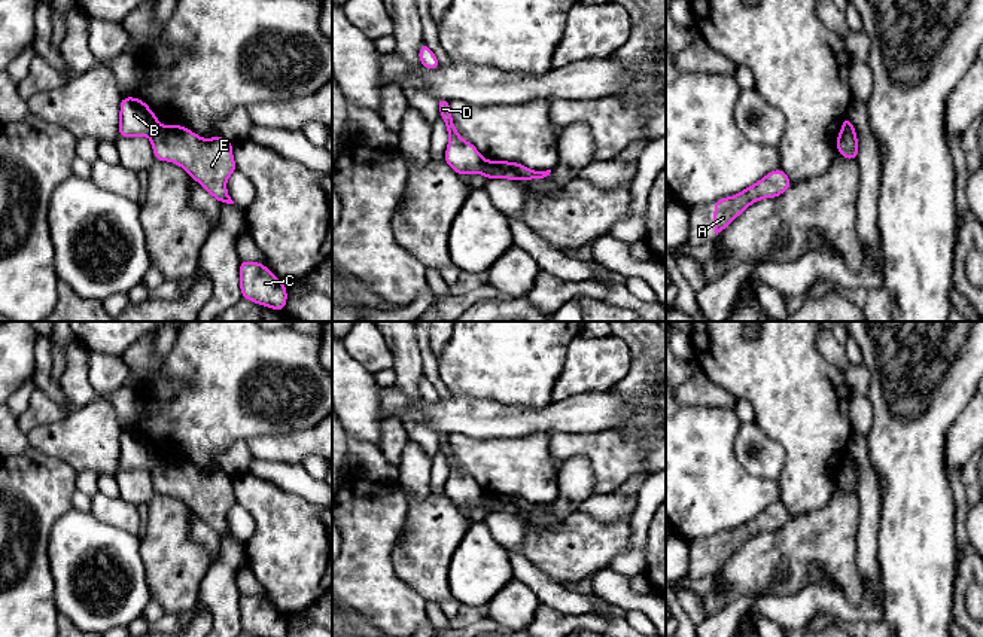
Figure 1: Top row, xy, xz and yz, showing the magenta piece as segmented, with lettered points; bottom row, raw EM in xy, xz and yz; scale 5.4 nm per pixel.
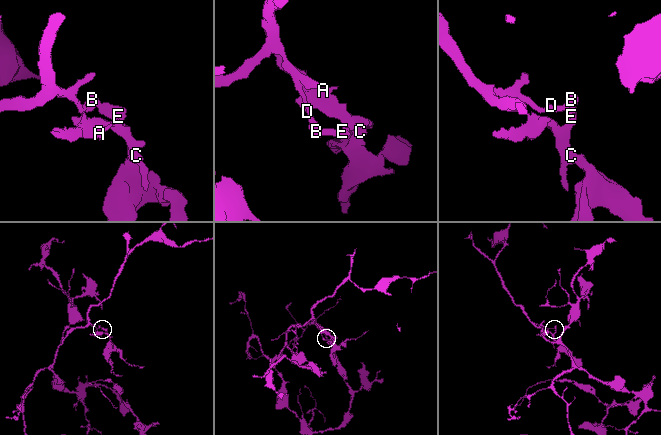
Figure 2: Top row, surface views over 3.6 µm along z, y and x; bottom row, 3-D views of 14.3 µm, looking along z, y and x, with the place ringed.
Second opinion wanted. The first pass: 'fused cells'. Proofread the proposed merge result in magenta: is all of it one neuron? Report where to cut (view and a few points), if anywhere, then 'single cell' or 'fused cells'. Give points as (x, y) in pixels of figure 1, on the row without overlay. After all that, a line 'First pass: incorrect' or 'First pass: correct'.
cut in xz along (484, 494), (487, 509); fused cells
First pass: correct

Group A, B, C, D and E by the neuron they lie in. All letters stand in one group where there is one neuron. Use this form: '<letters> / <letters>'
A C E / B D

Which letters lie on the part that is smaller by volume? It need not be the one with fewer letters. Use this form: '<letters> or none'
A, C, E

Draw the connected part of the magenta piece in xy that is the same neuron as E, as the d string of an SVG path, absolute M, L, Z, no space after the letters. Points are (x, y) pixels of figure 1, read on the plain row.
M162 458L152 470L156 494L180 499L219 536L234 537L226 513L237 503L232 476L220 469L201 472L183 458Z

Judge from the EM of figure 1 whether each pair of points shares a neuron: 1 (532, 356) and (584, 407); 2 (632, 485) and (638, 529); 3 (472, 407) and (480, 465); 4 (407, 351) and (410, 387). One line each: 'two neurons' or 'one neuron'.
1: two neurons
2: two neurons
3: two neurons
4: one neuron

